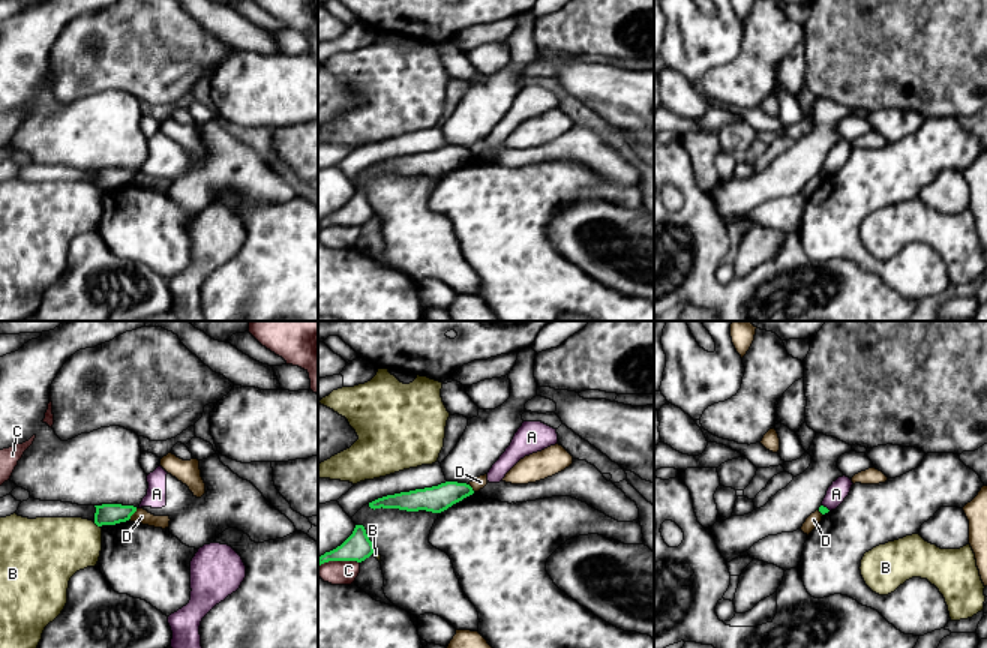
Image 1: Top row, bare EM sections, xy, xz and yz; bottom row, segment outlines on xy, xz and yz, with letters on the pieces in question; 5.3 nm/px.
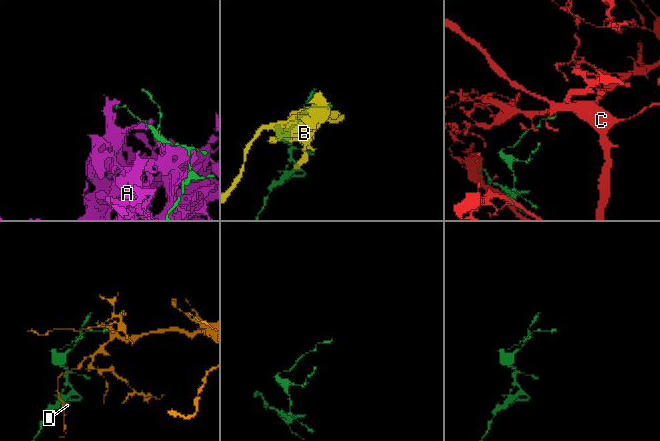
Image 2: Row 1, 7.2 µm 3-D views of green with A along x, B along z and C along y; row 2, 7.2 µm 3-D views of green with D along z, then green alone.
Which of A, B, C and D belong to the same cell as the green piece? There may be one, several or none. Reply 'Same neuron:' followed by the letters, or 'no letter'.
Same neuron: no letter

